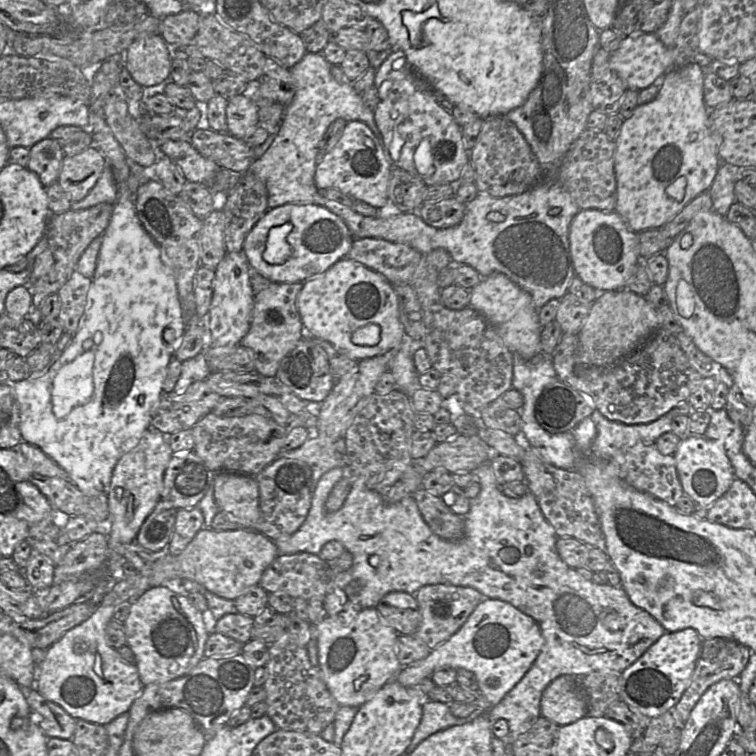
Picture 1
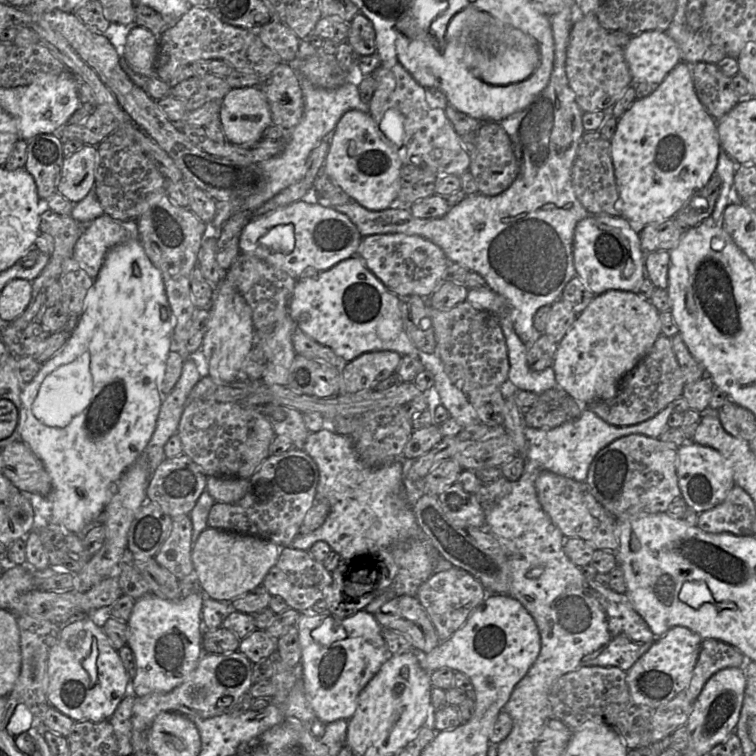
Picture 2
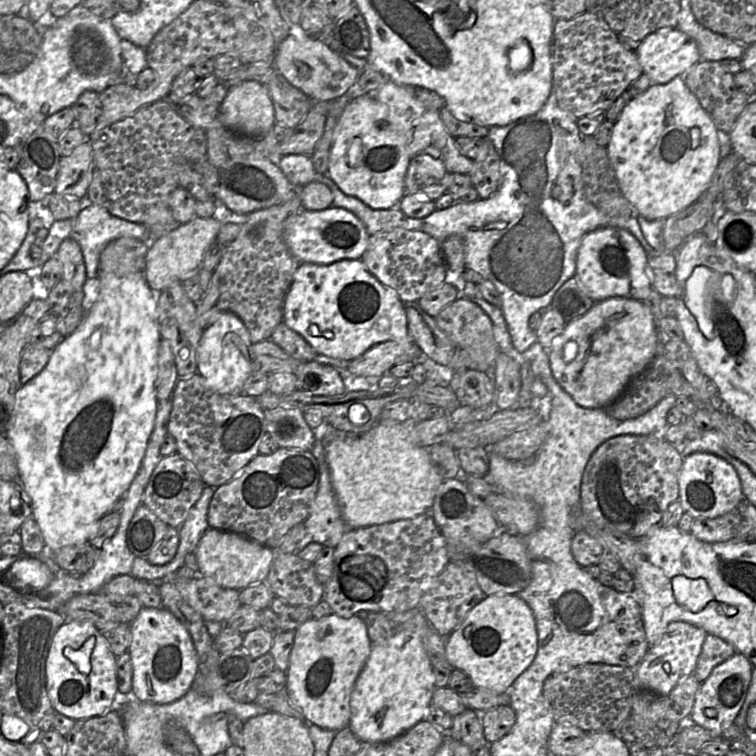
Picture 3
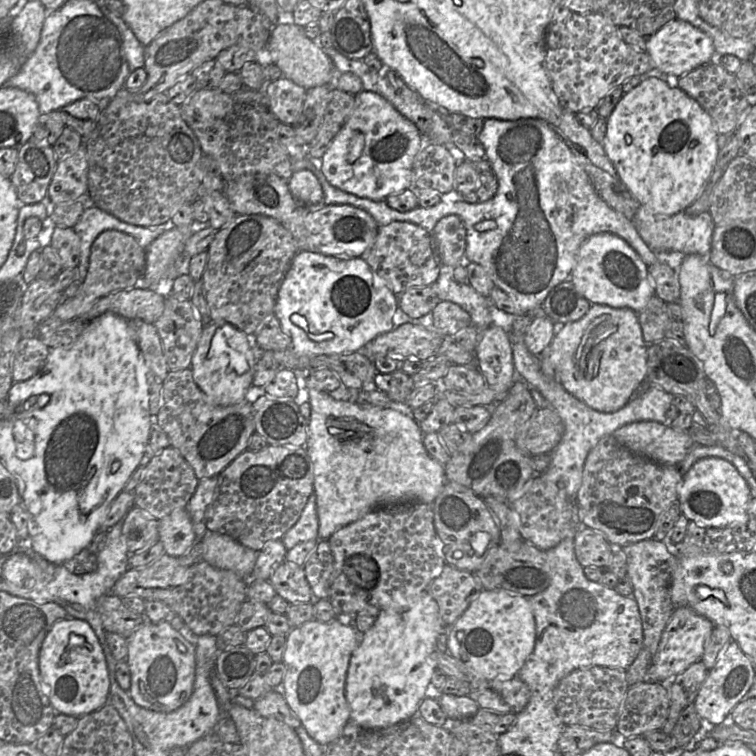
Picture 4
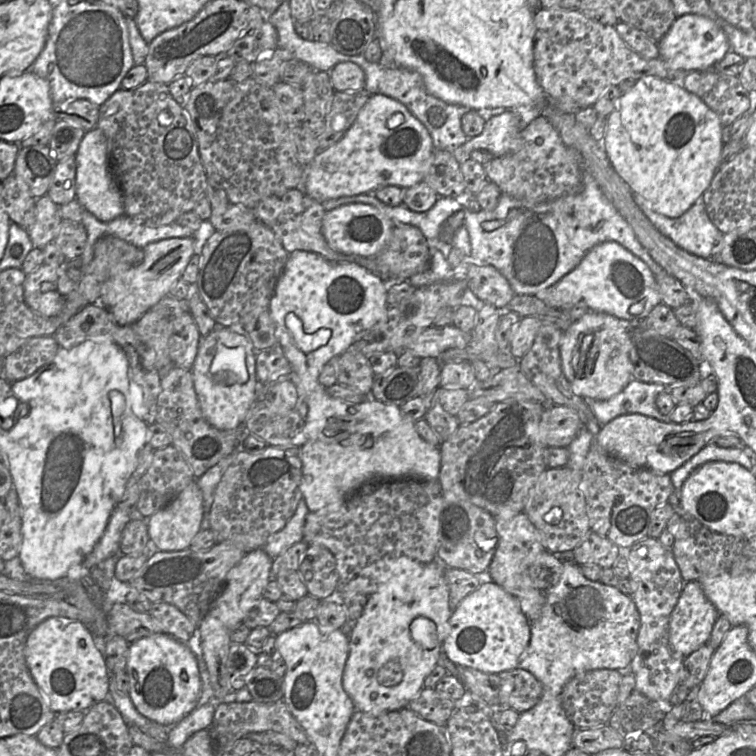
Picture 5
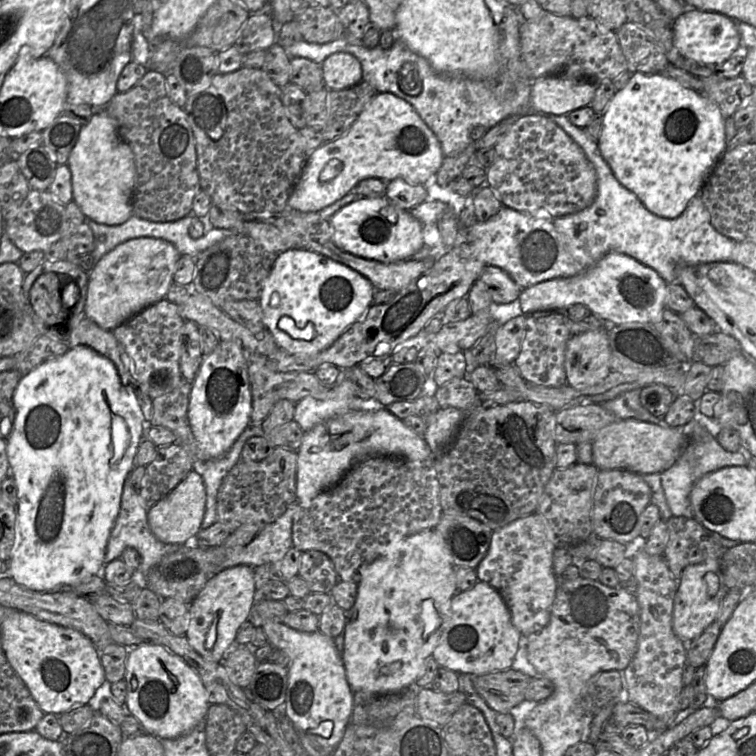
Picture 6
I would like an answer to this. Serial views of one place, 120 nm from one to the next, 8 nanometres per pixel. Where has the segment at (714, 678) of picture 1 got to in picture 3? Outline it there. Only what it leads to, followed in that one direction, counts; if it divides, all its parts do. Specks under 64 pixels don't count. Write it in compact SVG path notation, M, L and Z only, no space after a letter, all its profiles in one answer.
M707 634L694 672L696 679L700 683L704 682L717 665L729 659L734 653L736 650L730 643Z

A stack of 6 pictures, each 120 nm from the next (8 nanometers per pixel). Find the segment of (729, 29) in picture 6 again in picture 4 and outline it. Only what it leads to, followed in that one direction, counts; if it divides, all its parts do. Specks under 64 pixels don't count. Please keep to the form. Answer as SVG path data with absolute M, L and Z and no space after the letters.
M678 18L666 23L653 35L647 37L645 51L653 63L654 71L664 77L680 78L716 59L712 38L691 23Z

